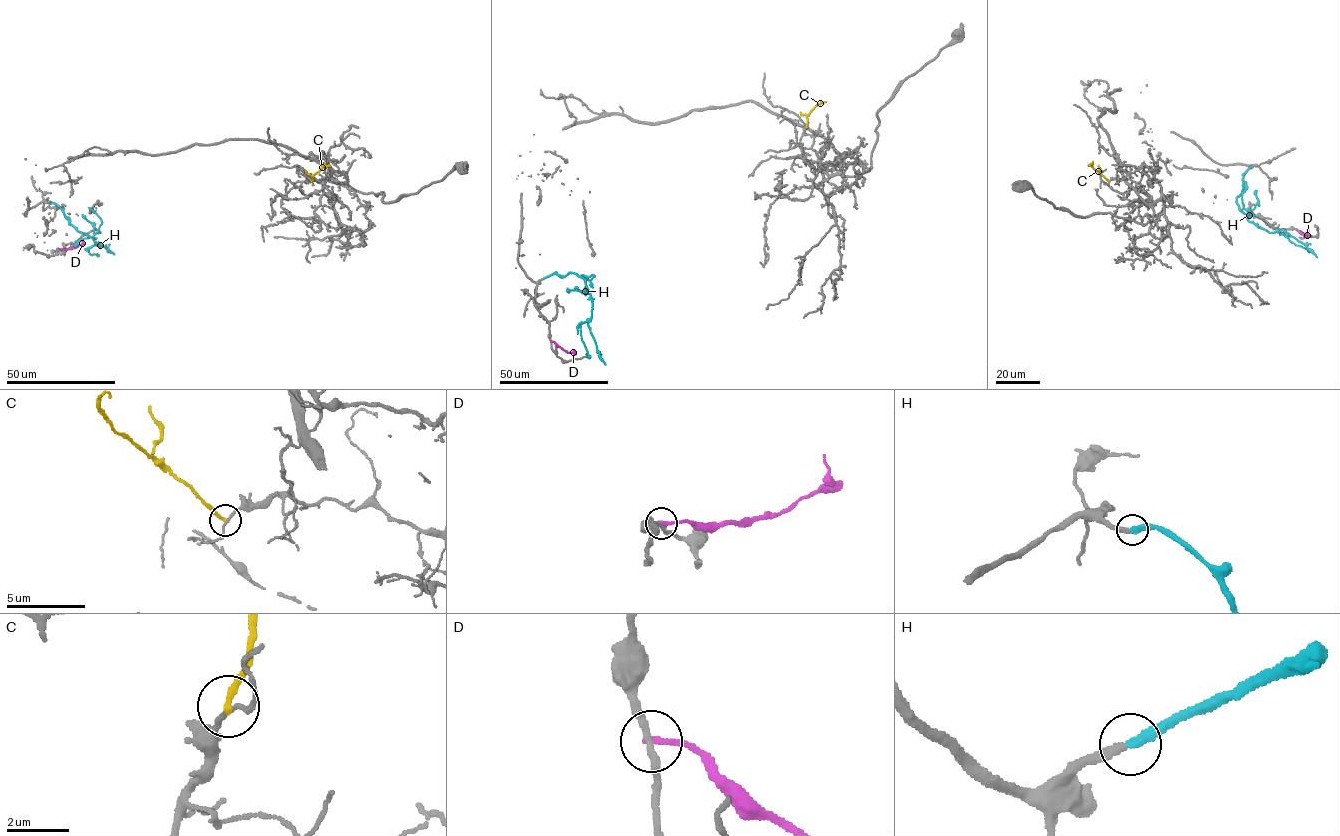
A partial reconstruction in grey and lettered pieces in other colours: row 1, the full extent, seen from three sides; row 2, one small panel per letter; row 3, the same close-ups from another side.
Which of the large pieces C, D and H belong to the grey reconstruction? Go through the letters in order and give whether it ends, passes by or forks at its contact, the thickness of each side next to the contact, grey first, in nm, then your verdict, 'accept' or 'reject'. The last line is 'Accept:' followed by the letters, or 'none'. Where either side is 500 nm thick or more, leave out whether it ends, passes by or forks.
C: it ends there; 140 nm thick on the grey side, 240 nm on the other; reject
D: it ends there; 220 nm thick on the grey side, 200 nm on the other; reject
H: it ends there; 280 nm thick on the grey side, 320 nm on the other; accept
Accept: H

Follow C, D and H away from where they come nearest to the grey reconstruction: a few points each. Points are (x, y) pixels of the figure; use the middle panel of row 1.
C: (806, 126), (807, 117), (816, 105), (826, 102)
D: (551, 341), (567, 352), (573, 350)
H: (542, 278), (554, 273), (564, 277), (570, 272), (584, 279), (592, 302), (592, 318), (587, 325), (605, 364)

